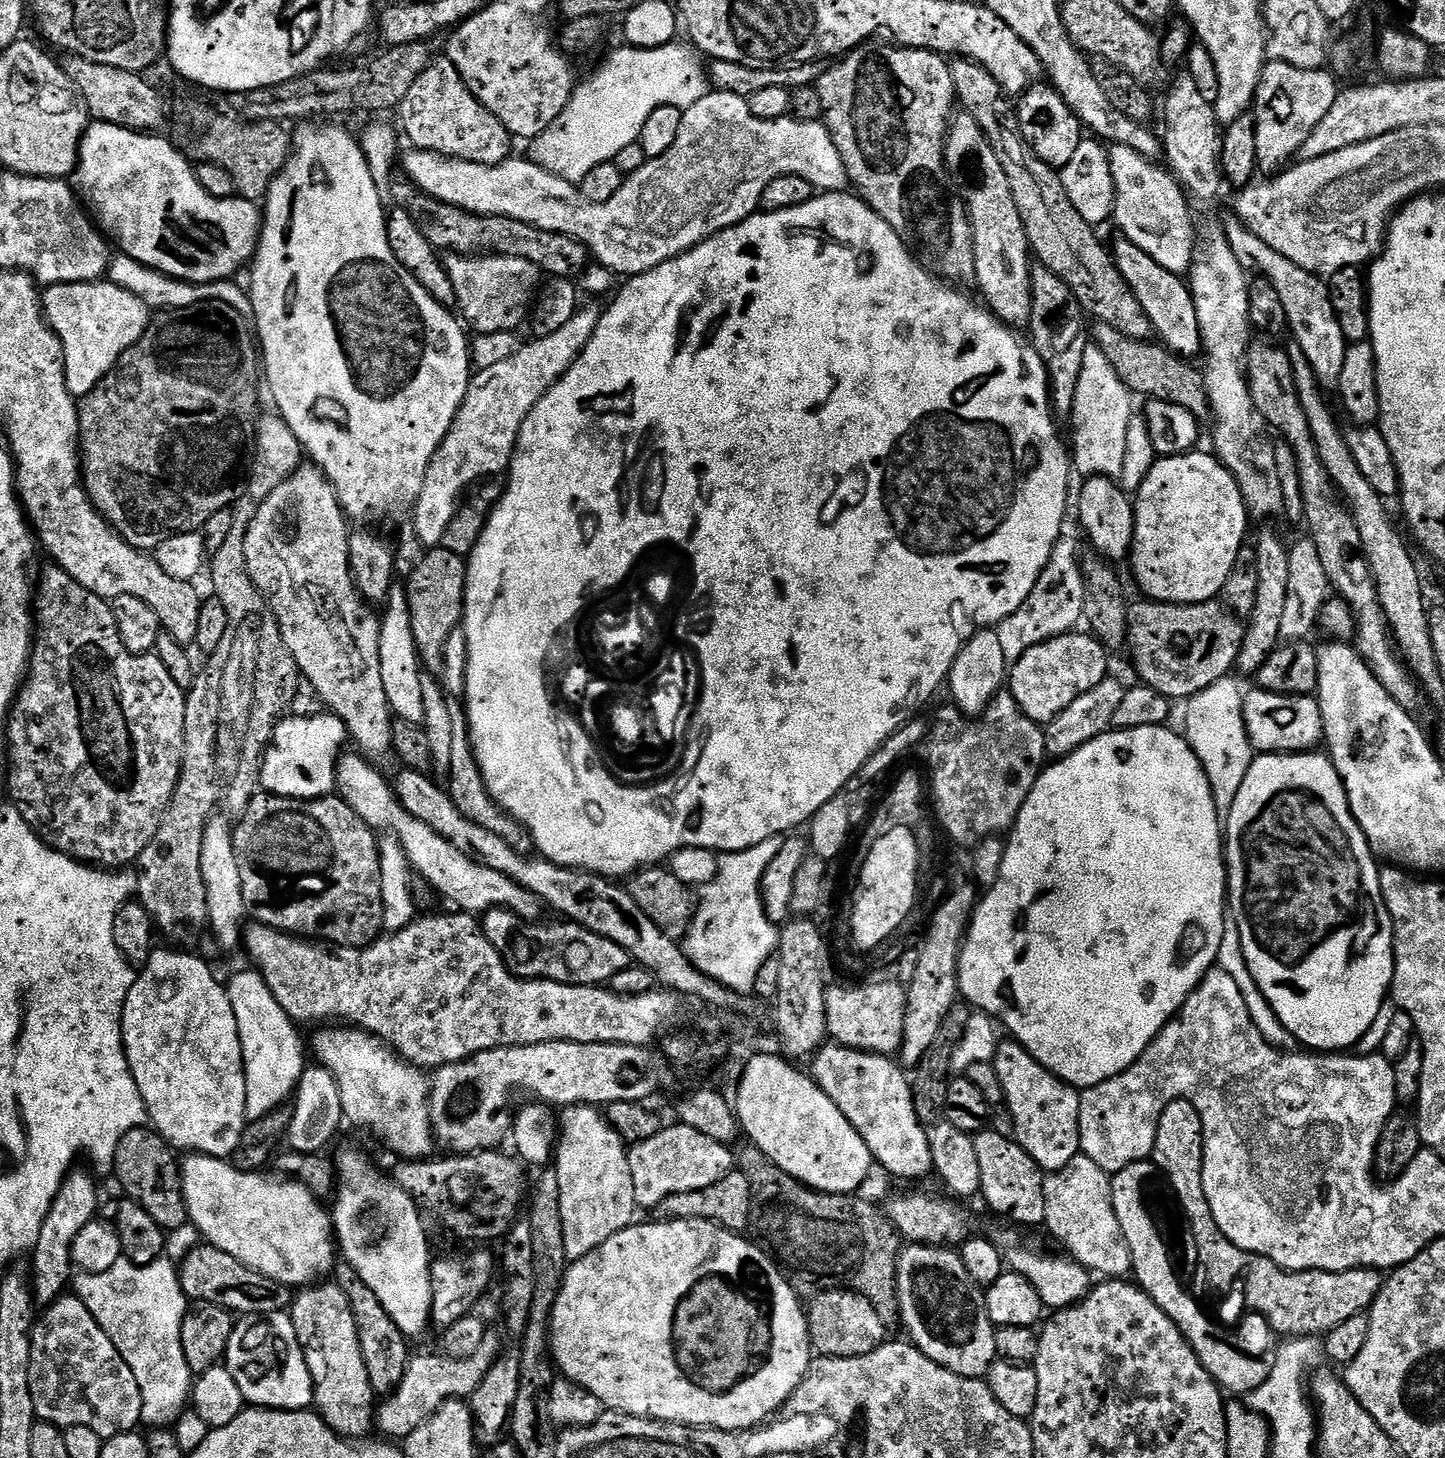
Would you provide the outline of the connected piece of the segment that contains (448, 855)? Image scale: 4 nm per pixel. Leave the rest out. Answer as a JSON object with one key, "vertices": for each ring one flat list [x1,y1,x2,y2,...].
{"vertices":[[363,755,339,757,336,765,336,782,342,799,350,805,377,833,391,834,399,840,408,855,408,863,413,869,444,896,456,903,459,911,469,914,483,914,489,908,505,908,518,914,524,920,539,921,542,902,530,890,526,890,516,880,490,870,485,864,471,860,458,846,452,846,442,834,438,834,420,822,400,805,393,785]]}

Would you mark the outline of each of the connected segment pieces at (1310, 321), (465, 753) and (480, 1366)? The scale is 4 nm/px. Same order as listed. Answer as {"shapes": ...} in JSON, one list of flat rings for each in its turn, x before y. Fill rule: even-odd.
{"shapes":[[[1229,216,1229,220,1223,221,1224,236,1234,250,1234,258,1238,258,1238,262,1246,270,1257,268,1264,275,1261,277,1271,284,1274,290,1278,290,1282,306,1286,306,1291,335,1296,335,1297,342,1304,350,1303,357,1311,365,1321,385,1325,389,1335,389,1342,378,1342,362,1346,362,1349,341,1343,336,1342,326,1339,325,1339,318,1335,314,1329,285,1313,272,1302,270,1302,266,1294,266,1290,258,1282,258,1282,254,1266,246,1266,242,1262,242,1258,234,1244,227,1239,216]],[[449,698,446,707,450,710,453,729,450,766,446,773,446,779,448,779,446,787,454,806,458,806,460,813,466,818,470,818,470,822,478,822,478,826,486,826,486,830,490,830,490,834,498,834,498,838,506,841,519,856,531,857,534,852,534,845,530,830,525,824,515,820,509,812,502,811,482,778,482,770,478,766,478,758,472,748,472,736,468,732,468,713,465,705,459,699]],[[492,1330,485,1331,482,1346,478,1351,469,1356,449,1358,443,1354,437,1356,413,1355,406,1366,406,1374,402,1382,392,1389,390,1395,379,1405,376,1413,376,1424,385,1432,385,1437,396,1442,408,1439,422,1422,426,1422,442,1407,447,1400,467,1401,482,1386,482,1378,494,1366,494,1362,502,1355,500,1336],[385,1403,385,1404,384,1404],[393,1436,393,1437,392,1437]]]}

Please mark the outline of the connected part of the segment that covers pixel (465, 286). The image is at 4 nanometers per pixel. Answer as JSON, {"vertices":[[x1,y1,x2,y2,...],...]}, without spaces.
{"vertices":[[448,254,443,257,442,263,446,274,450,274,450,286,454,286,455,307,459,315,473,333,481,336,516,332,519,324,533,311,534,301,542,288,540,268,534,266,534,262,526,262,526,258,495,254]]}

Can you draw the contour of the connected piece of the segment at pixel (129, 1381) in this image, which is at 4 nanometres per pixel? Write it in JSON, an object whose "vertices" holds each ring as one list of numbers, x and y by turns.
{"vertices":[[65,1294,43,1309,42,1315,32,1328,30,1346,30,1394,34,1398,34,1410,45,1424,54,1424,65,1430,70,1427,90,1427,103,1438,130,1432,141,1423,142,1390,134,1370,126,1366,122,1354,110,1342,110,1338,98,1326,94,1314,86,1310,79,1296]]}

